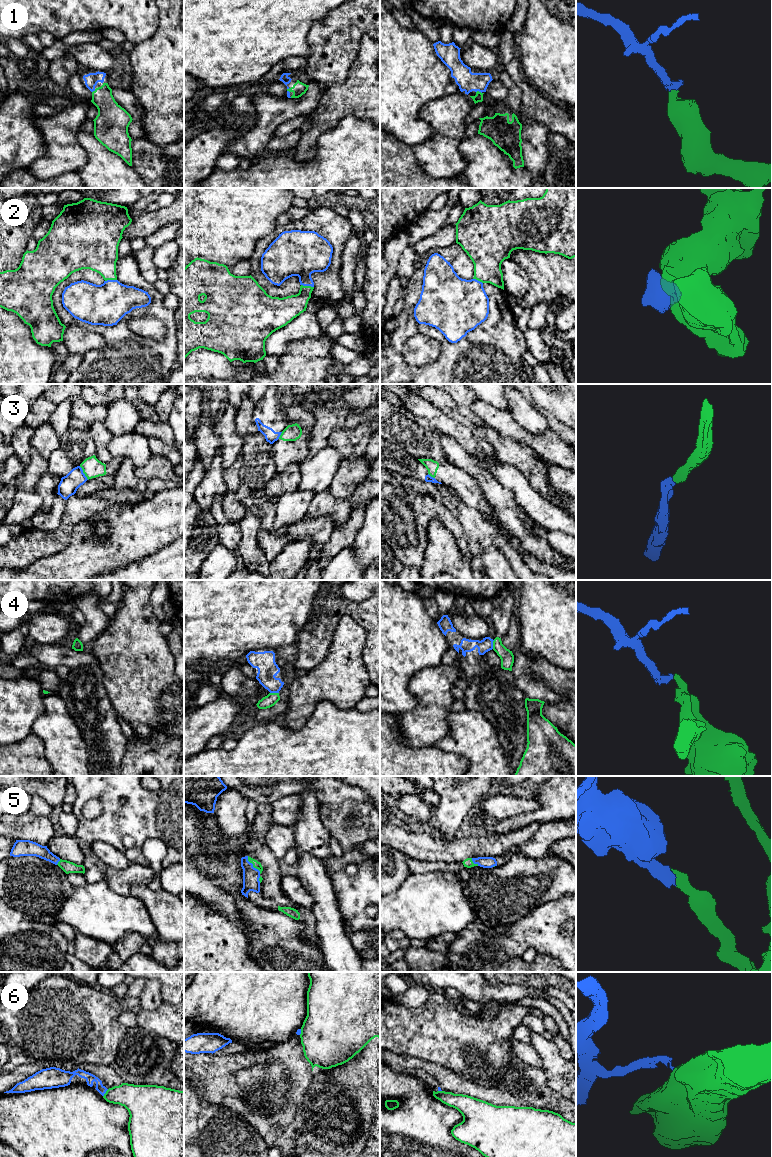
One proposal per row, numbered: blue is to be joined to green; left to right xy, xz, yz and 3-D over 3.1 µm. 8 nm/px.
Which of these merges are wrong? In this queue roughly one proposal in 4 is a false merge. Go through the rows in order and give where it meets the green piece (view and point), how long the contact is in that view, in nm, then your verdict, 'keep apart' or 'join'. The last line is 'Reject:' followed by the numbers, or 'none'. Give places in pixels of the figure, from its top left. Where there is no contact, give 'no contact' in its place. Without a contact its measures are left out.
1: contact yz (478, 91); length 50 nm; join
2: contact xz (307, 286); length 110 nm; join
3: contact xy (83, 472); length 130 nm; keep apart
4: contact xz (274, 693); length 70 nm; keep apart
5: contact xz (253, 865); length 180 nm; join
6: contact xy (105, 1093); length 80 nm; keep apart
Reject: 3, 4, 6

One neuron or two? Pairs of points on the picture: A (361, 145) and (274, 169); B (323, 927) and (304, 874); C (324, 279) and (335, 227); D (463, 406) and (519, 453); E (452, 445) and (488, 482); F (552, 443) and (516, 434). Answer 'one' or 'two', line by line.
A: one
B: one
C: one
D: two
E: one
F: one

